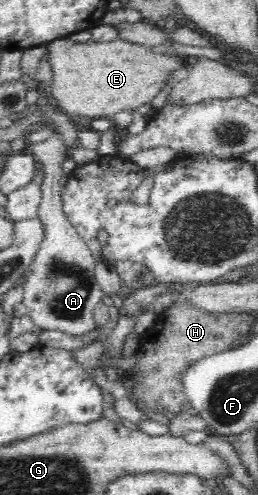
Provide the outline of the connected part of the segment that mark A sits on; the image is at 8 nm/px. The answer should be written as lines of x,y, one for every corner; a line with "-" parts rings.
53,129
52,138
34,145
28,145
26,154
31,155
42,166
45,177
41,185
41,201
38,216
46,227
46,236
32,262
31,273
23,284
23,303
27,316
36,327
46,331
61,331
71,336
83,336
96,329
93,312
105,291
98,279
95,268
103,264
101,251
92,254
84,237
70,223
62,204
62,162
69,156
66,151
64,135

